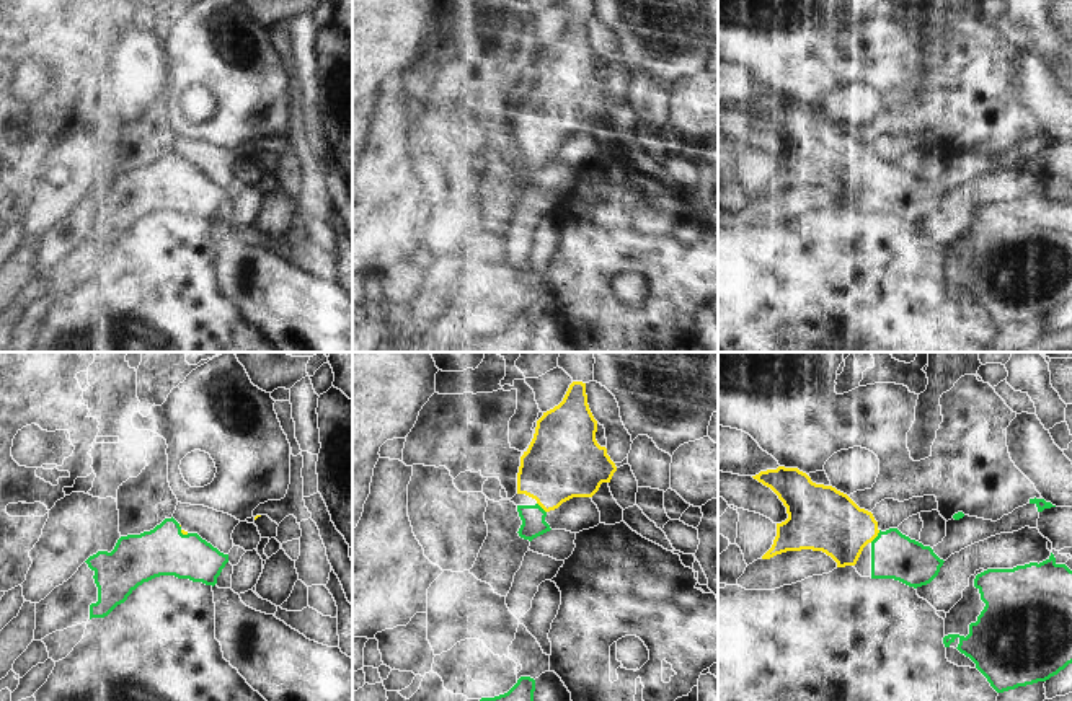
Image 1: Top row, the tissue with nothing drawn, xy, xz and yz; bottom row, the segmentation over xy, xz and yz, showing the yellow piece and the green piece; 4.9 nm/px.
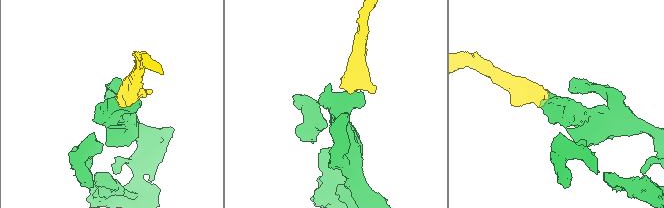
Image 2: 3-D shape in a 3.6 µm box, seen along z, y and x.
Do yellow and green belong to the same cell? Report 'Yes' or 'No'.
Yes

